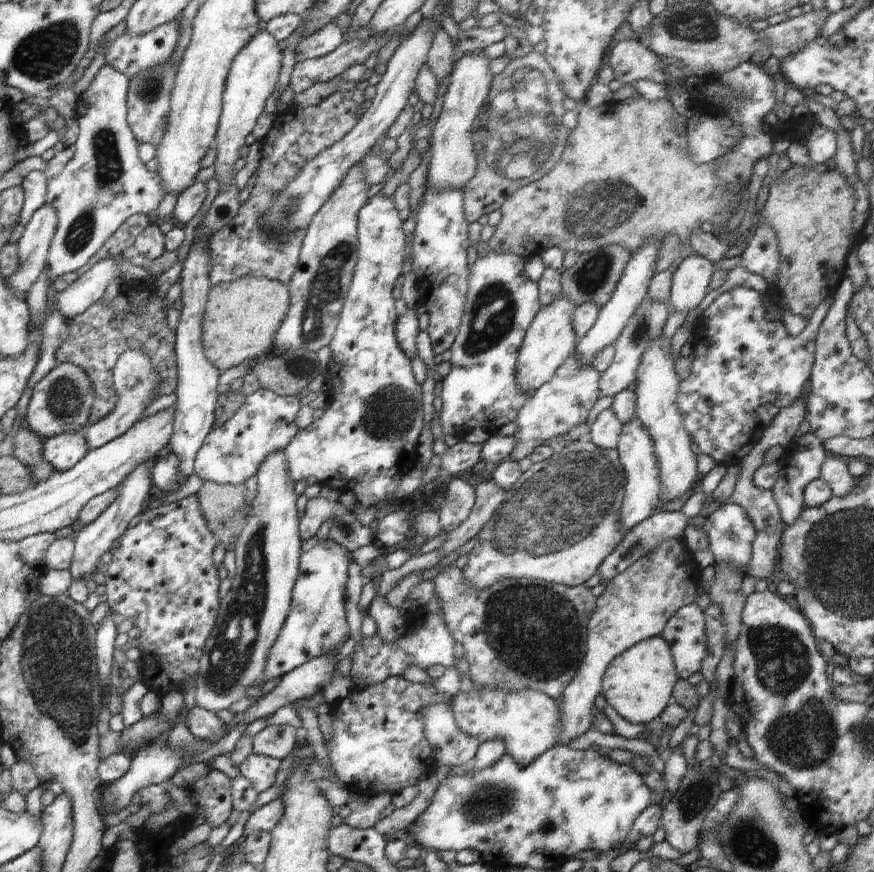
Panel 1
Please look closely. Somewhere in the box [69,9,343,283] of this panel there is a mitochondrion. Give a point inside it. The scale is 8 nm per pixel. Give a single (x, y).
(108, 166)

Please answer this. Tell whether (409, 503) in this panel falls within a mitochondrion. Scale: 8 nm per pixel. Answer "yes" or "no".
no

